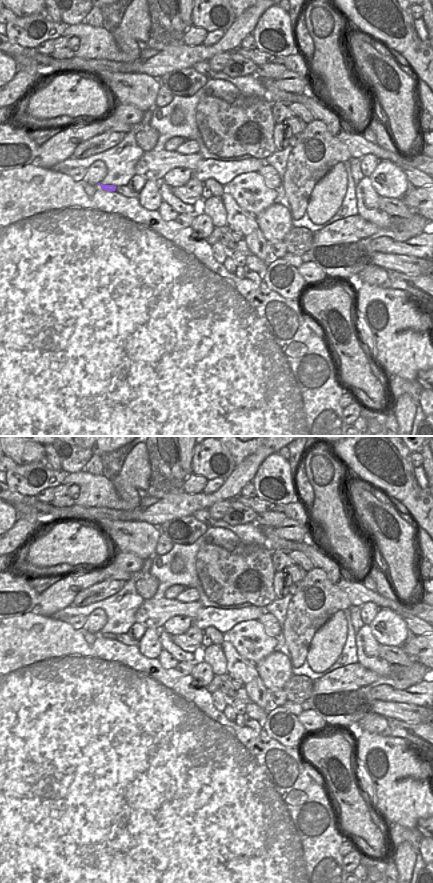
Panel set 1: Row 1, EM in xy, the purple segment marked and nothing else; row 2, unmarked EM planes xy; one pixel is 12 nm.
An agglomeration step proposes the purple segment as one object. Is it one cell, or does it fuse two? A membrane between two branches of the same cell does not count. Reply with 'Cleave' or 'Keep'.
Keep

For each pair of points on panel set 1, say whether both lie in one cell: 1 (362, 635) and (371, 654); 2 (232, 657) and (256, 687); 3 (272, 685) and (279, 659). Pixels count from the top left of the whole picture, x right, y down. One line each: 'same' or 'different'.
1: same
2: same
3: same

